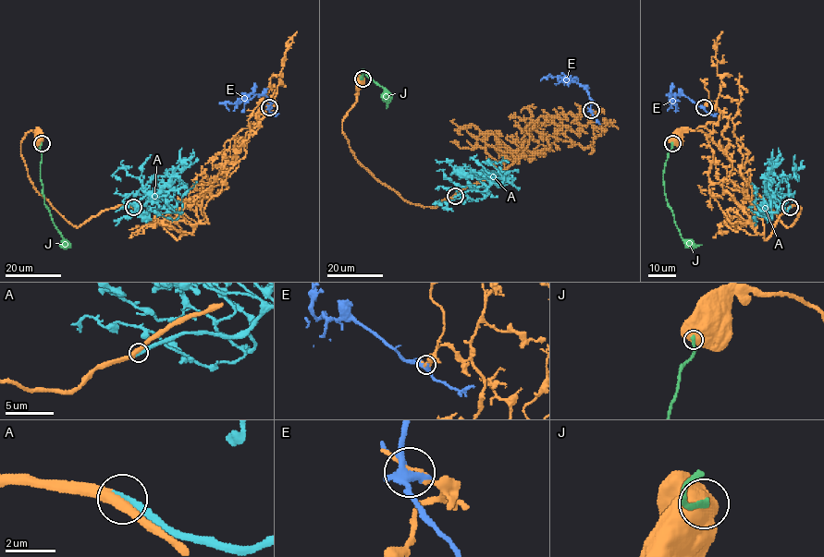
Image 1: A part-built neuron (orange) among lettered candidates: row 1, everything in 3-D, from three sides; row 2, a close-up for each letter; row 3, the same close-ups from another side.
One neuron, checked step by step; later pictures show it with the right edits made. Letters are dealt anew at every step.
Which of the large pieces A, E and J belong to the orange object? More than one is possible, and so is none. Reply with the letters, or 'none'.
A

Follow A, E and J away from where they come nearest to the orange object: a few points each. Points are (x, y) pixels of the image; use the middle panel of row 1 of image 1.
A: (455, 196), (485, 191), (493, 184), (498, 187), (495, 181), (499, 186), (488, 180), (502, 178), (503, 185)
E: (591, 110), (592, 100), (583, 86), (569, 79), (547, 77), (549, 73)
J: (363, 78), (361, 70), (386, 90), (386, 109)

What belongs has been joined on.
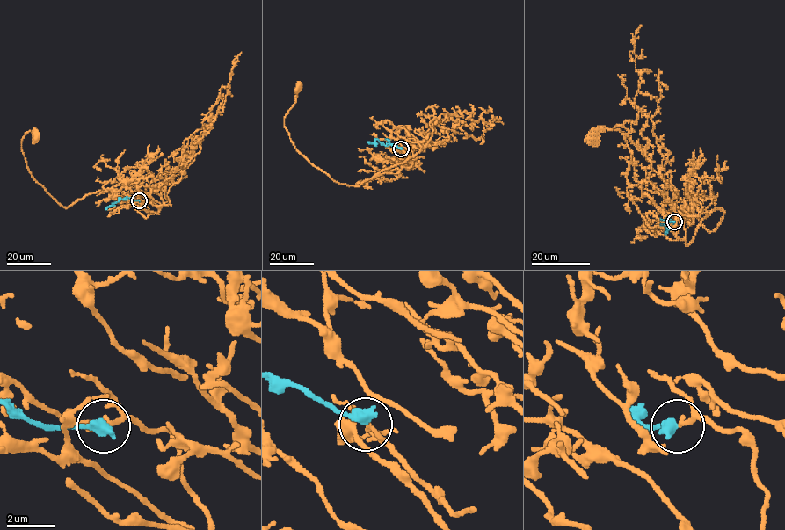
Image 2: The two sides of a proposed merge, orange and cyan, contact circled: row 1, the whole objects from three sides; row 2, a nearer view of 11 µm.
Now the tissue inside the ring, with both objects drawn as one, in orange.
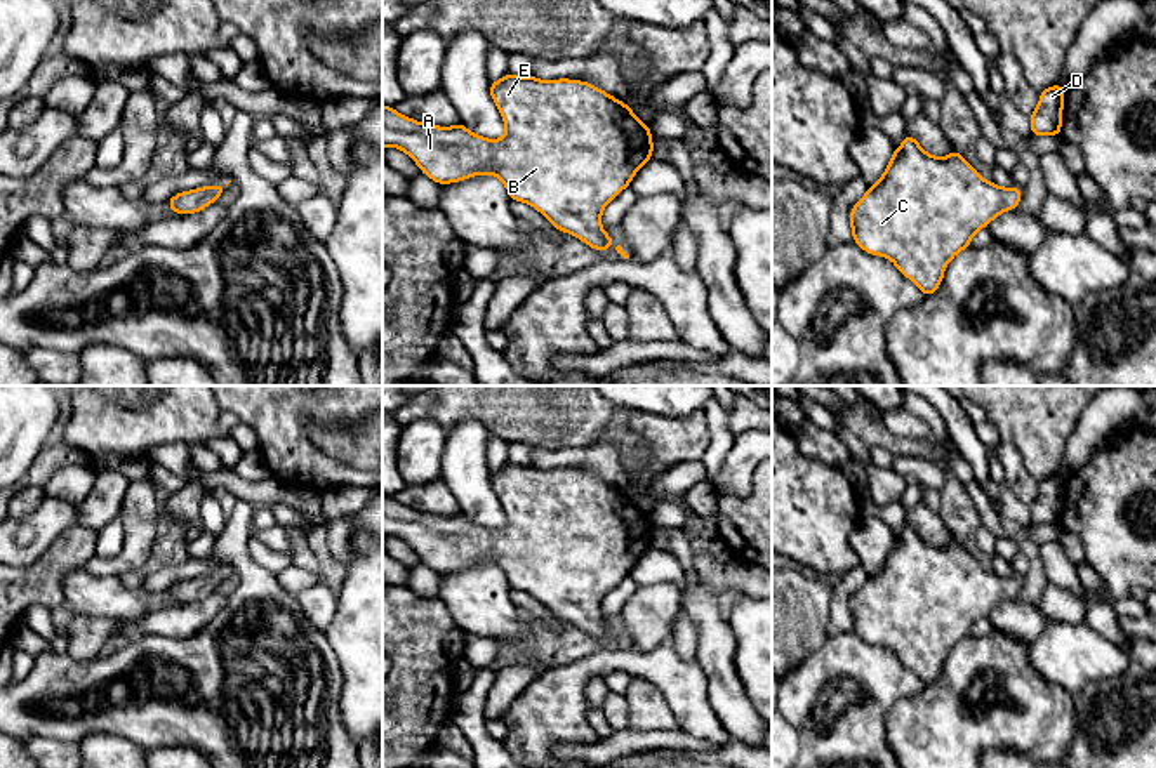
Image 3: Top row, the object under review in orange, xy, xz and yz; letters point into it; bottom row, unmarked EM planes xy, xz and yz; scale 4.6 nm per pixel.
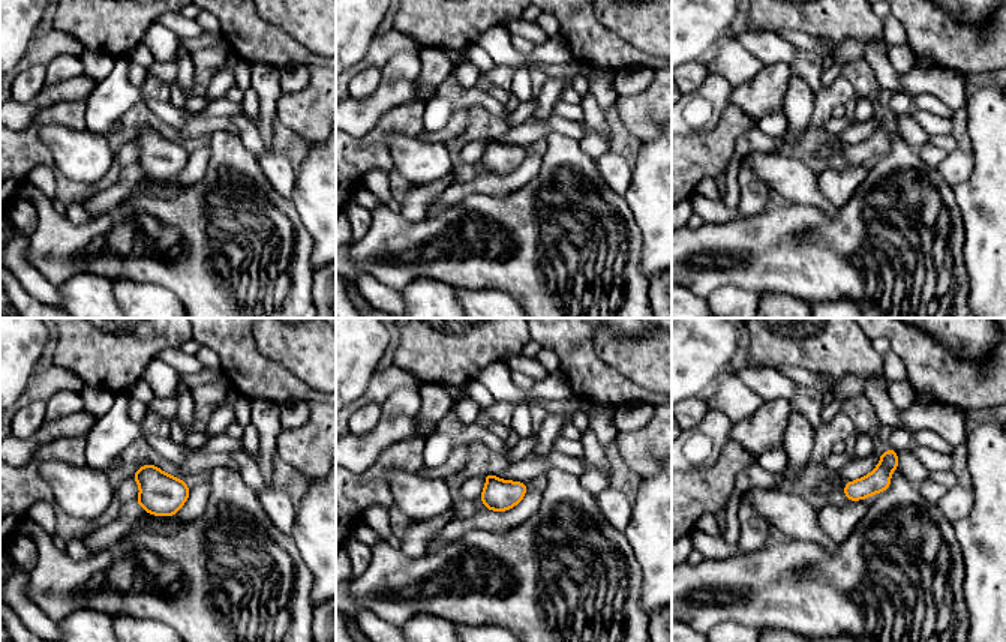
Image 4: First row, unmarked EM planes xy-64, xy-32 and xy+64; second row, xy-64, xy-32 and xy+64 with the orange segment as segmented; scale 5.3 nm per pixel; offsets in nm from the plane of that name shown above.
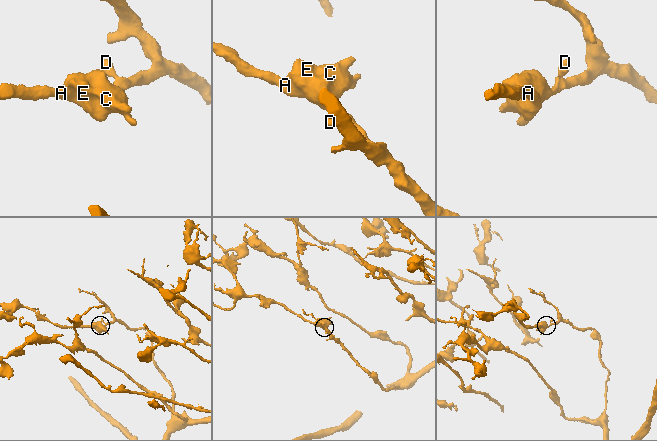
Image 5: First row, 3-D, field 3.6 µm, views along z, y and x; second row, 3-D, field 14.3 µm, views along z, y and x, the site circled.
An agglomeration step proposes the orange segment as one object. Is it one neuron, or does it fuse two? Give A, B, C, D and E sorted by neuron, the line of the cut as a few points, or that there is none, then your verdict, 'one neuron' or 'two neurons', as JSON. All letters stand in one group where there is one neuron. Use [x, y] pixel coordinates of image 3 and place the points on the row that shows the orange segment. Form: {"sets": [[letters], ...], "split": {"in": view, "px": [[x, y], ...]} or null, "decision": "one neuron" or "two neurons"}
{"sets": [["A", "B", "C", "D", "E"]], "split": null, "decision": "one neuron"}

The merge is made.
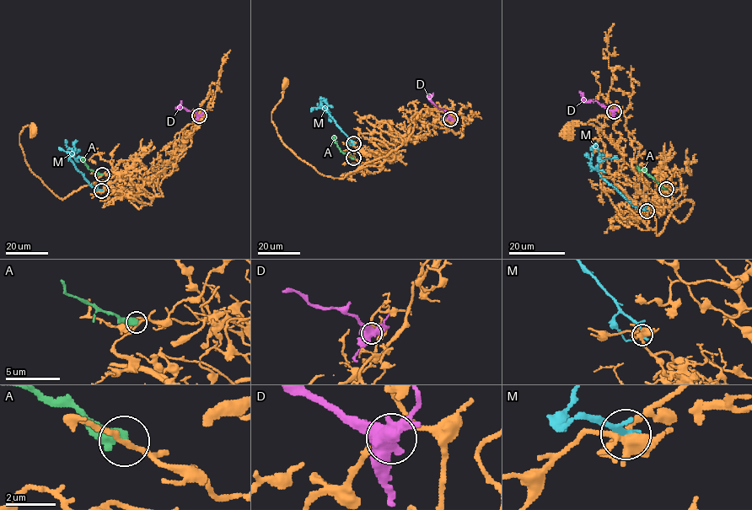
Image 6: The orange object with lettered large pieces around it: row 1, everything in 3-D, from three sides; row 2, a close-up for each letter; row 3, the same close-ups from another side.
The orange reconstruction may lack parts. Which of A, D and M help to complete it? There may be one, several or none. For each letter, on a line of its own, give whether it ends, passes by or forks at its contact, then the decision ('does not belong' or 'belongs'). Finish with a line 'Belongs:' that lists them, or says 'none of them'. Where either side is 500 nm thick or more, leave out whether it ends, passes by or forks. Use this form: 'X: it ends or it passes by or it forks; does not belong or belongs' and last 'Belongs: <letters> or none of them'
A: does not belong
D: it forks; does not belong
M: it ends; does not belong
Belongs: none of them

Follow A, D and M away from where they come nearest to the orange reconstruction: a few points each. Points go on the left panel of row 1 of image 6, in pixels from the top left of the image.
A: (102, 174), (88, 168), (83, 157)
D: (199, 116), (184, 108), (178, 108), (181, 100)
M: (101, 190), (94, 187), (69, 159), (73, 154), (73, 144), (77, 141)

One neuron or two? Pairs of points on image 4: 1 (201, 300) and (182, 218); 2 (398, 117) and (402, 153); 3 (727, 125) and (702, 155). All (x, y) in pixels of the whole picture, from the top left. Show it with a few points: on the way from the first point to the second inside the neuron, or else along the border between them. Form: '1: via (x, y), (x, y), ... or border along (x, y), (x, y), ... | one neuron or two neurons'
1: via (201, 279), (192, 267), (192, 243), (189, 239) | one neuron
2: border along (419, 134), (389, 134), (386, 137), (393, 168) | two neurons
3: via (724, 132), (709, 147) | one neuron

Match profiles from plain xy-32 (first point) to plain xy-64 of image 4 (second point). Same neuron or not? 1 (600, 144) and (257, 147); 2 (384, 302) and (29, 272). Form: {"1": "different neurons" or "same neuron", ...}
{"1": "same neuron", "2": "same neuron"}

